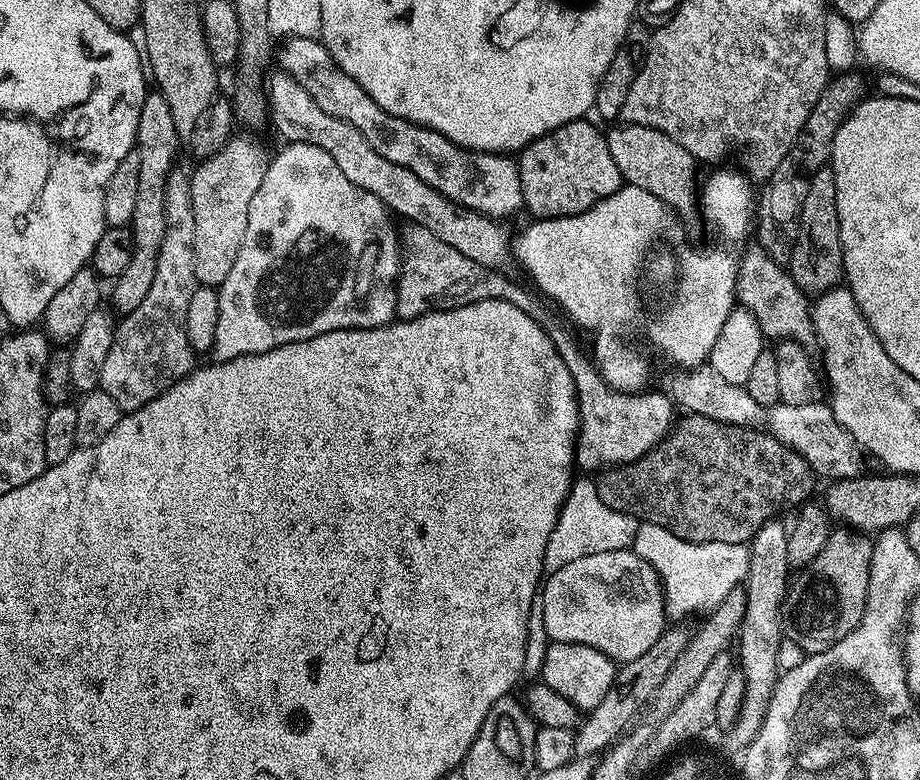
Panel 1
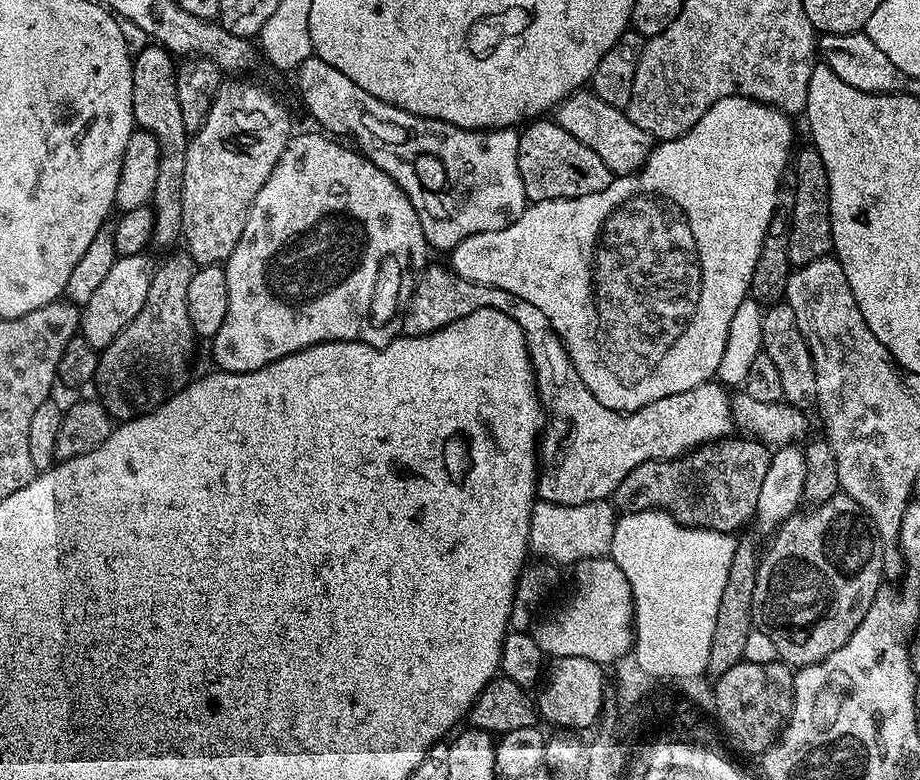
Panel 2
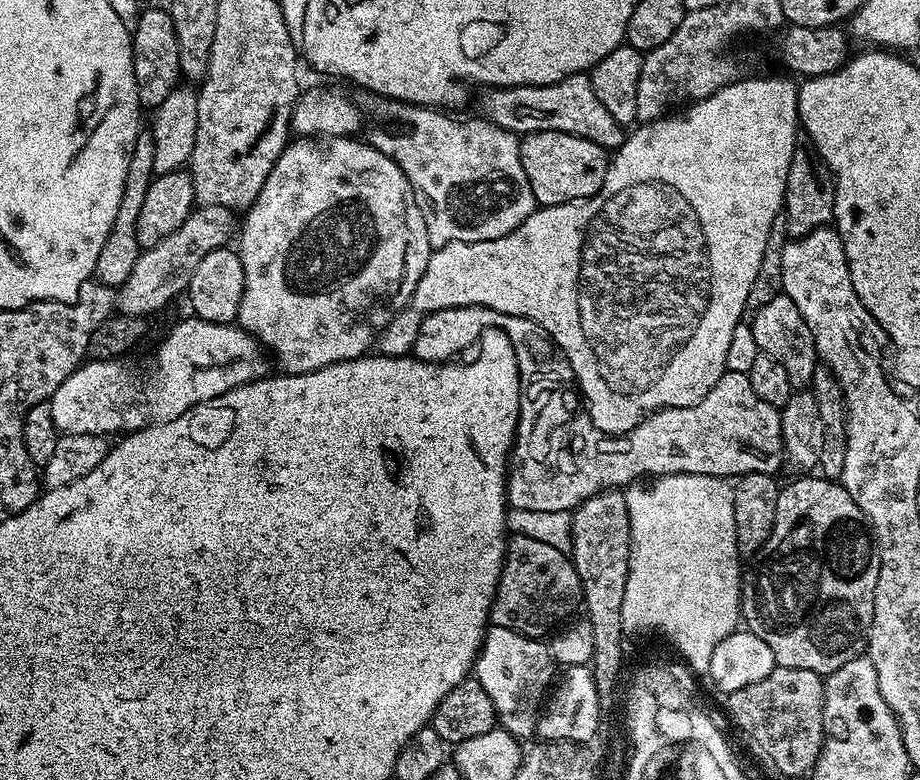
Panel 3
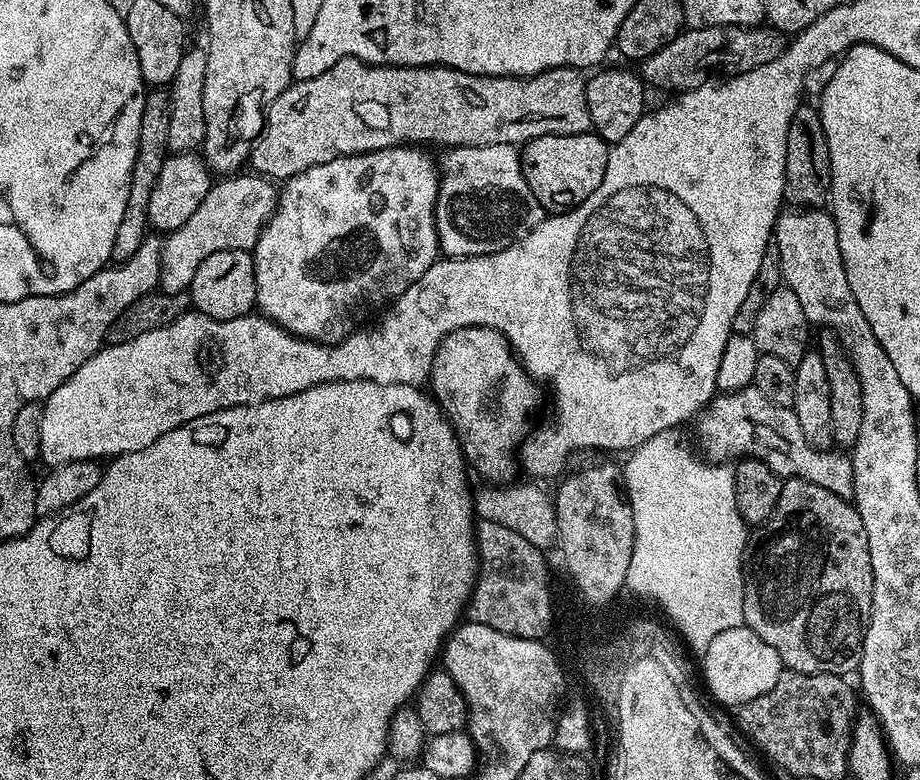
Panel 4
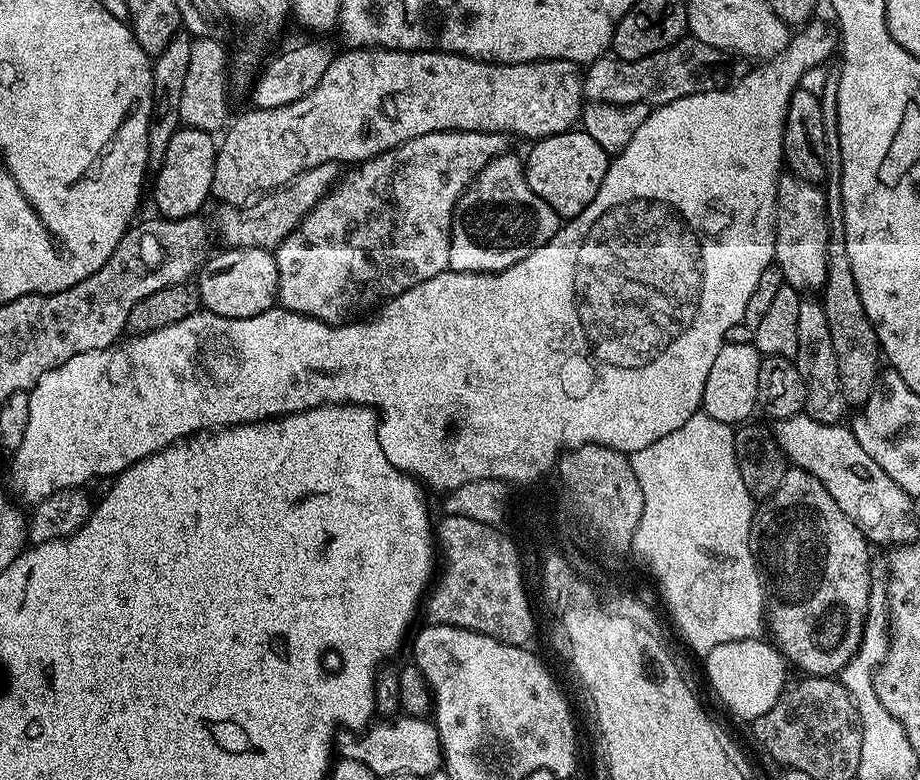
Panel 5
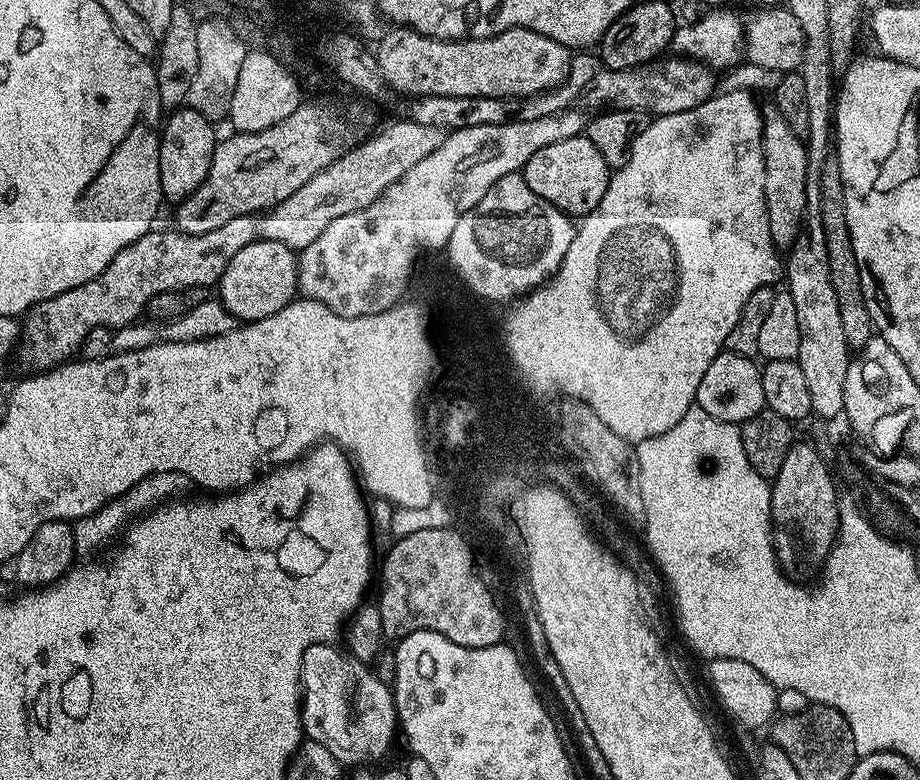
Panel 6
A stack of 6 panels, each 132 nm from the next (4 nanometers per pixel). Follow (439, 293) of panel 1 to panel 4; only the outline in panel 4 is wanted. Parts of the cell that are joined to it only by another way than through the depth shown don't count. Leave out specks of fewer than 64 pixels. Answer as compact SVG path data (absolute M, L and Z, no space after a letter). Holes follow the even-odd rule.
M456 328L441 342L436 356L432 360L431 395L442 405L442 411L447 416L449 425L459 433L458 439L465 461L471 465L474 472L474 467L476 467L477 474L485 476L485 481L488 484L510 484L517 479L516 468L518 472L518 464L514 457L518 450L510 450L510 453L508 450L500 450L500 442L504 436L496 434L496 428L490 428L490 422L488 422L490 412L504 414L502 403L493 402L493 400L500 390L506 390L504 376L512 374L516 359L511 344L498 330L493 328ZM755 386L717 395L700 413L695 424L696 436L700 439L699 451L709 461L761 460L782 478L814 482L814 486L822 486L822 490L830 490L845 498L852 496L854 470L851 455L840 450L815 448L802 435L802 426L798 426L798 418L791 408L779 408Z

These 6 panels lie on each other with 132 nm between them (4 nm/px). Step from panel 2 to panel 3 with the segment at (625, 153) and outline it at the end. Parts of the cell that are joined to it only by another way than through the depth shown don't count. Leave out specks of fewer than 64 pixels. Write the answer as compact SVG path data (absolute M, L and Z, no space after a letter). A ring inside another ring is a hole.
M585 73L563 76L558 82L546 86L518 86L517 88L494 88L485 91L480 100L483 119L497 124L507 132L527 134L529 132L561 132L586 138L598 146L615 150L626 135L625 129L610 118L606 106L594 98L592 81Z

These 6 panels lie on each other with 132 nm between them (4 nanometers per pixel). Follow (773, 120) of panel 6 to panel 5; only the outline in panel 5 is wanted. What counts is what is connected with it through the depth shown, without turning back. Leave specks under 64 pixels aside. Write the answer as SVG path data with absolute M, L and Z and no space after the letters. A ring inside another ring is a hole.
M781 175L776 187L776 258L775 267L784 275L784 282L791 288L808 294L811 288L823 289L828 270L828 202L825 193L817 185L806 182L800 176Z

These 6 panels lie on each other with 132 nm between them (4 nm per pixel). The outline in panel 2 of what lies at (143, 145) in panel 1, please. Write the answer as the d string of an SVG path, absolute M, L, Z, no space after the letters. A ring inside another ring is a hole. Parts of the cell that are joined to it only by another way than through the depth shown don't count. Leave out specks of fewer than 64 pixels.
M150 42L141 52L135 53L132 61L134 118L143 131L152 132L160 142L158 186L154 186L154 194L150 201L156 213L152 244L160 248L168 248L176 243L179 245L184 234L182 190L190 133L186 130L186 122L182 122L182 106L178 104L177 67L172 53L155 42Z

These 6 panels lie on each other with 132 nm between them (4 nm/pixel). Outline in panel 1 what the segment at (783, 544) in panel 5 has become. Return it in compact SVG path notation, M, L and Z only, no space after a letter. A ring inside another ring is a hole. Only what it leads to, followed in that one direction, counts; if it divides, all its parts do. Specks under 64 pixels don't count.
M847 526L833 527L822 550L818 550L815 558L791 577L788 589L780 602L780 626L783 635L796 643L801 653L824 652L860 625L868 601L872 541L871 535L857 529Z

